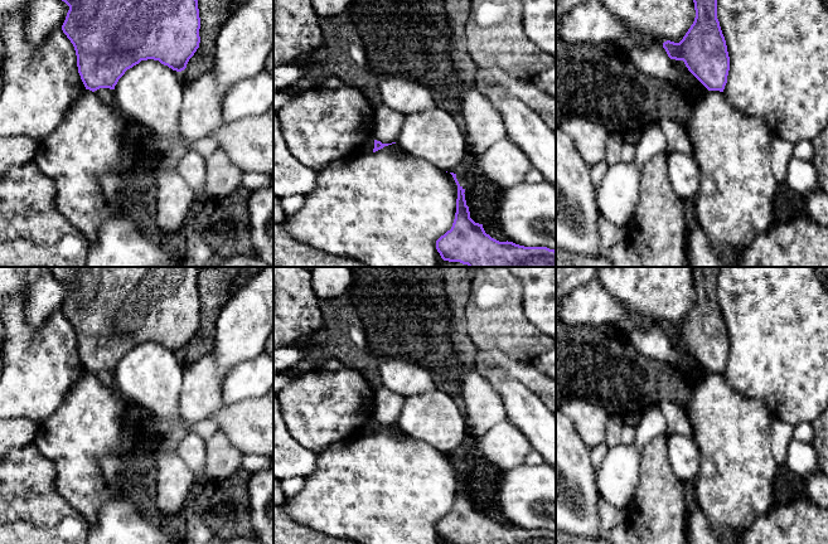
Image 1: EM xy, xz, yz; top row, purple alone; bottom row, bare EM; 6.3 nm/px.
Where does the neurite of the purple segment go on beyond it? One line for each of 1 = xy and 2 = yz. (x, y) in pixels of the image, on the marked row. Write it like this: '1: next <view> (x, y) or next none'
1: next none
2: next none

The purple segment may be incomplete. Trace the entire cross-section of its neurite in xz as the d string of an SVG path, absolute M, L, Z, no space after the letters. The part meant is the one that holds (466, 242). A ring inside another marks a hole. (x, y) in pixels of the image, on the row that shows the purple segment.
M450 174L457 185L457 199L451 229L436 241L436 249L444 261L469 267L556 267L555 249L499 242L486 234L483 224L470 218L465 189L456 174Z

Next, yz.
M693 0L696 18L679 43L663 43L668 57L683 60L688 71L708 89L723 92L730 57L720 21L717 0Z

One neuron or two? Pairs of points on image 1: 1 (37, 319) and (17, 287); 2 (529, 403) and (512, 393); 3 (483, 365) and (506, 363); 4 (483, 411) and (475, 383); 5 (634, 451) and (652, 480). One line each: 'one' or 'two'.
1: one
2: one
3: one
4: one
5: two

